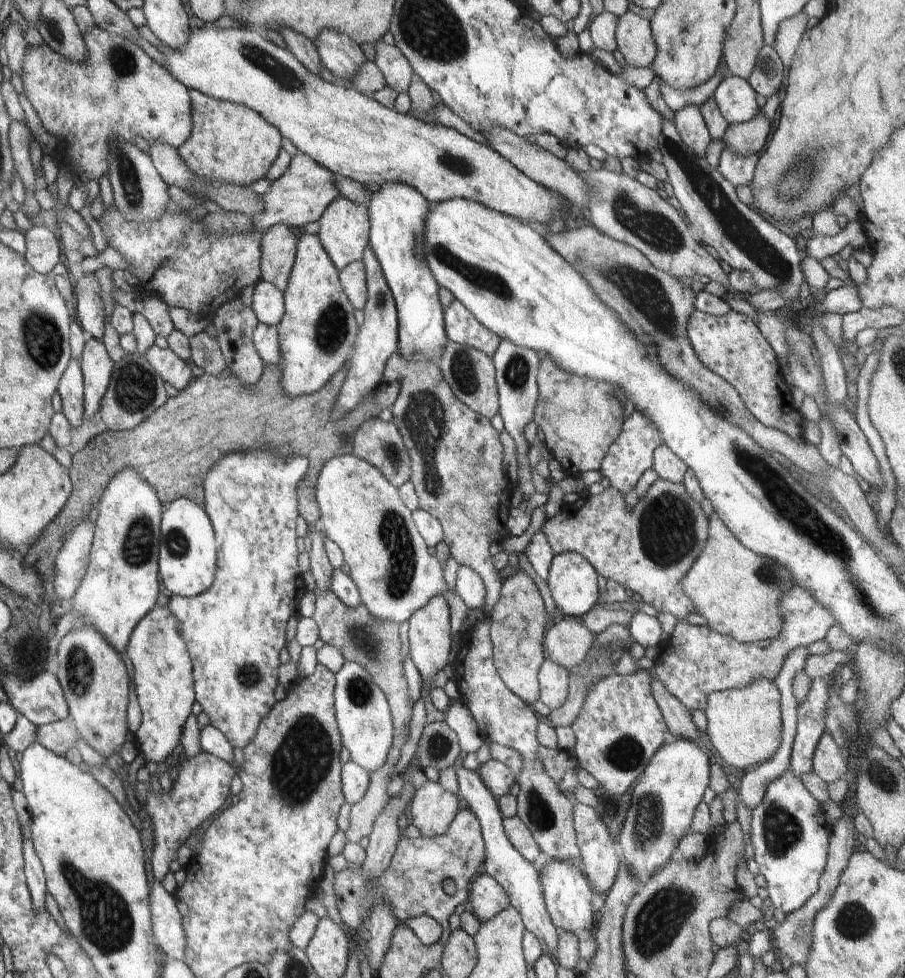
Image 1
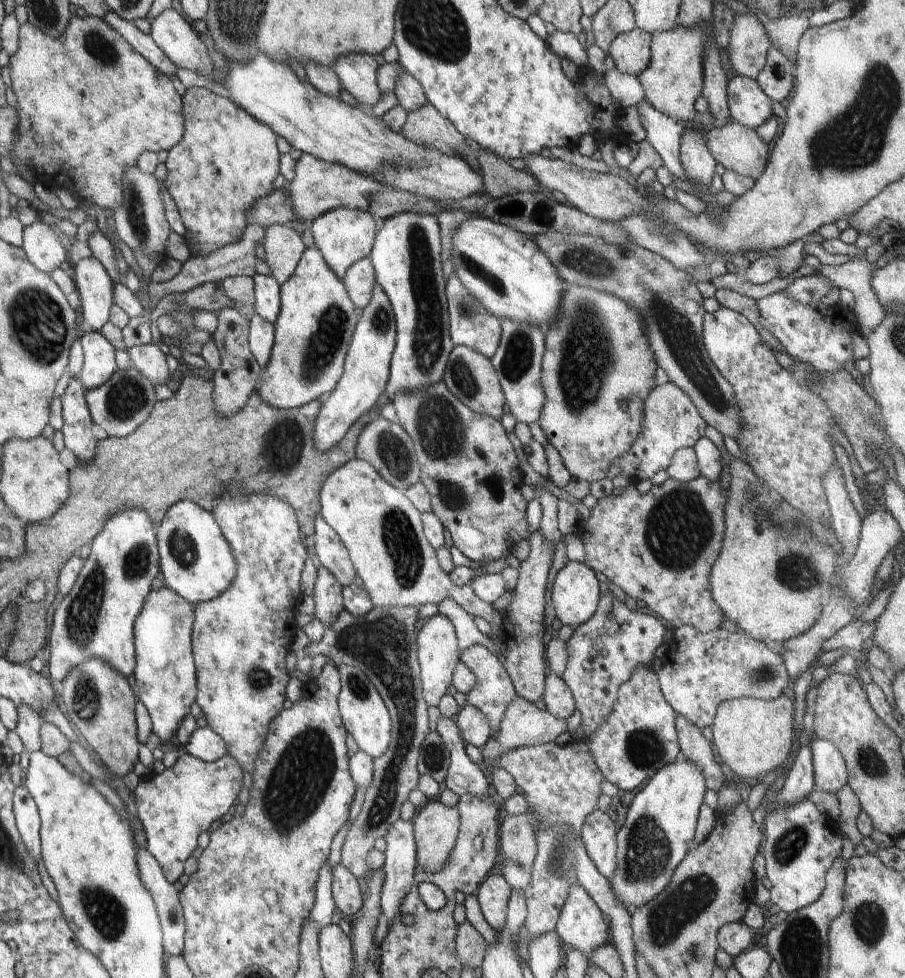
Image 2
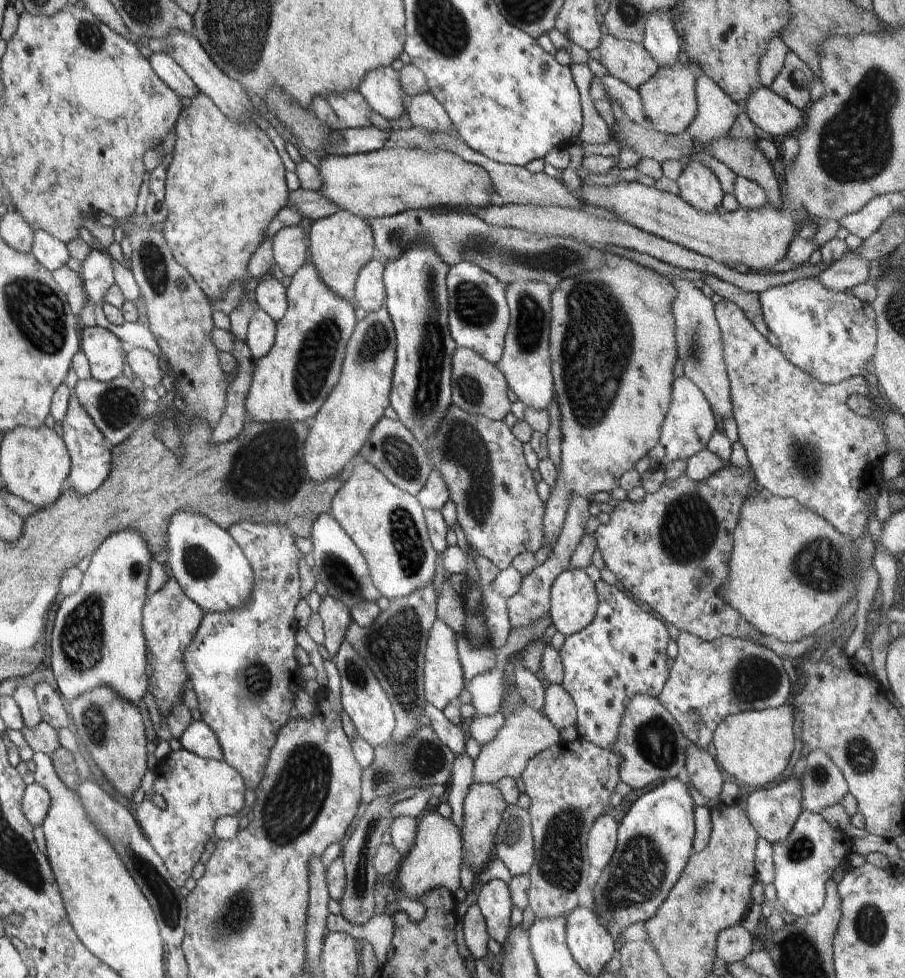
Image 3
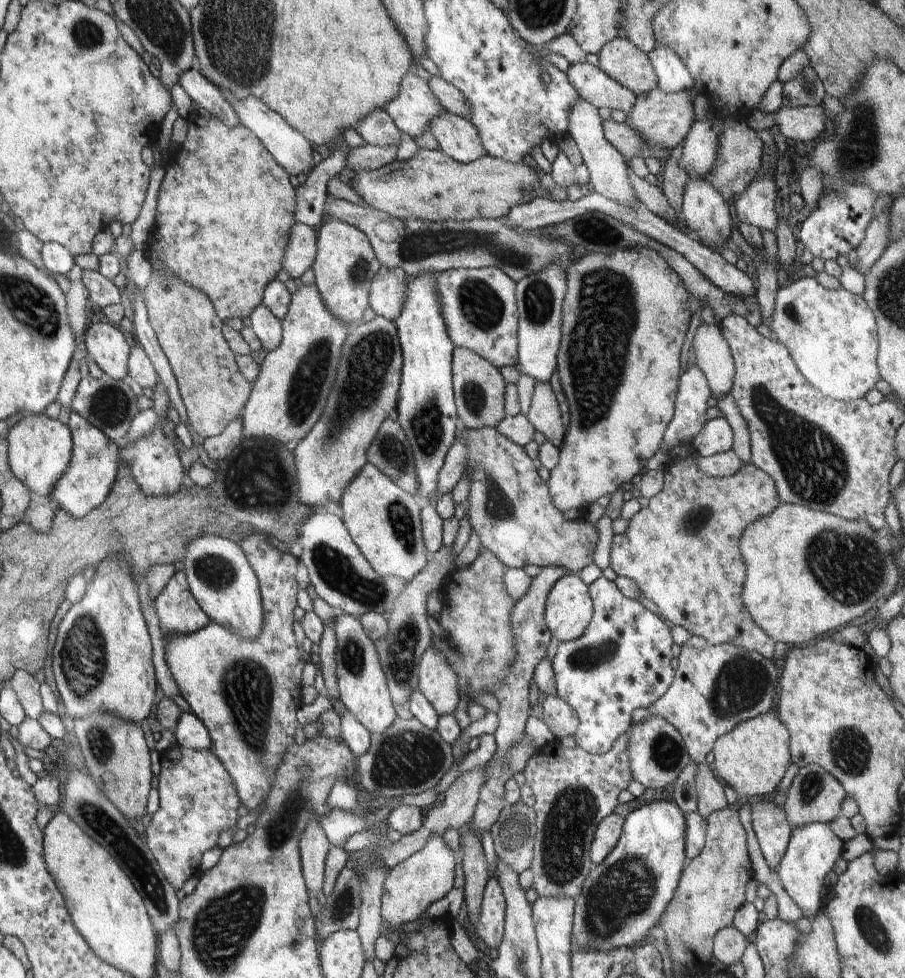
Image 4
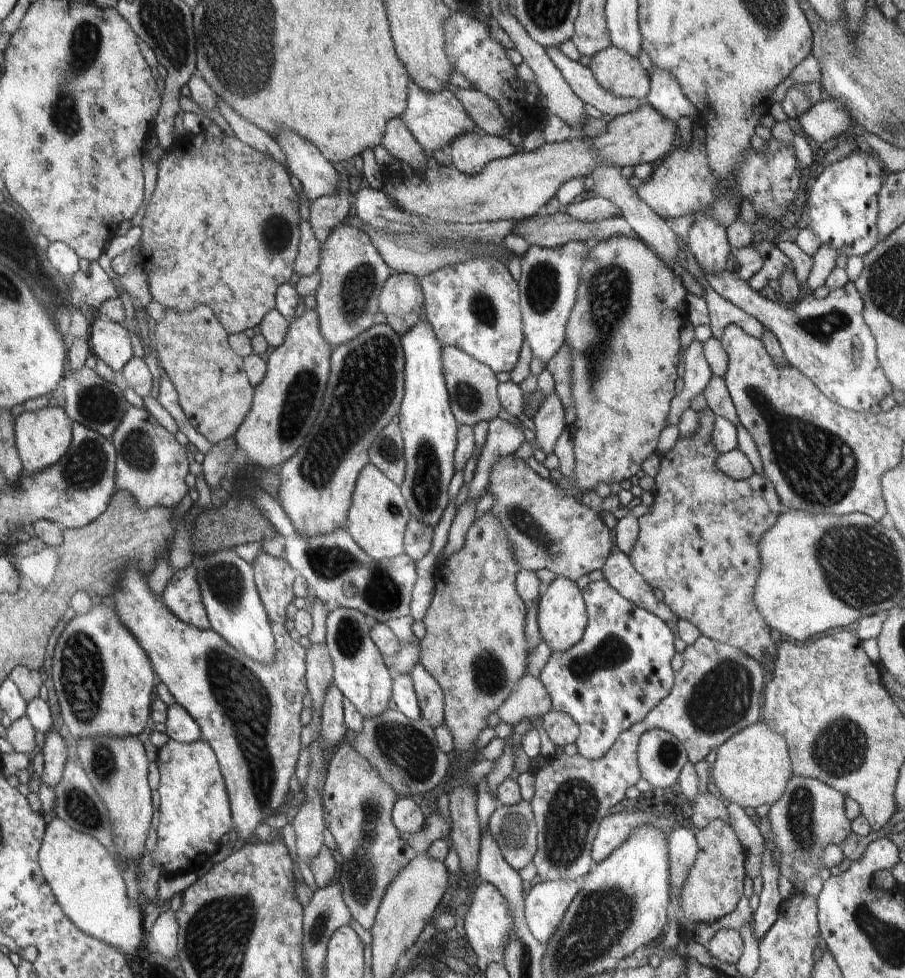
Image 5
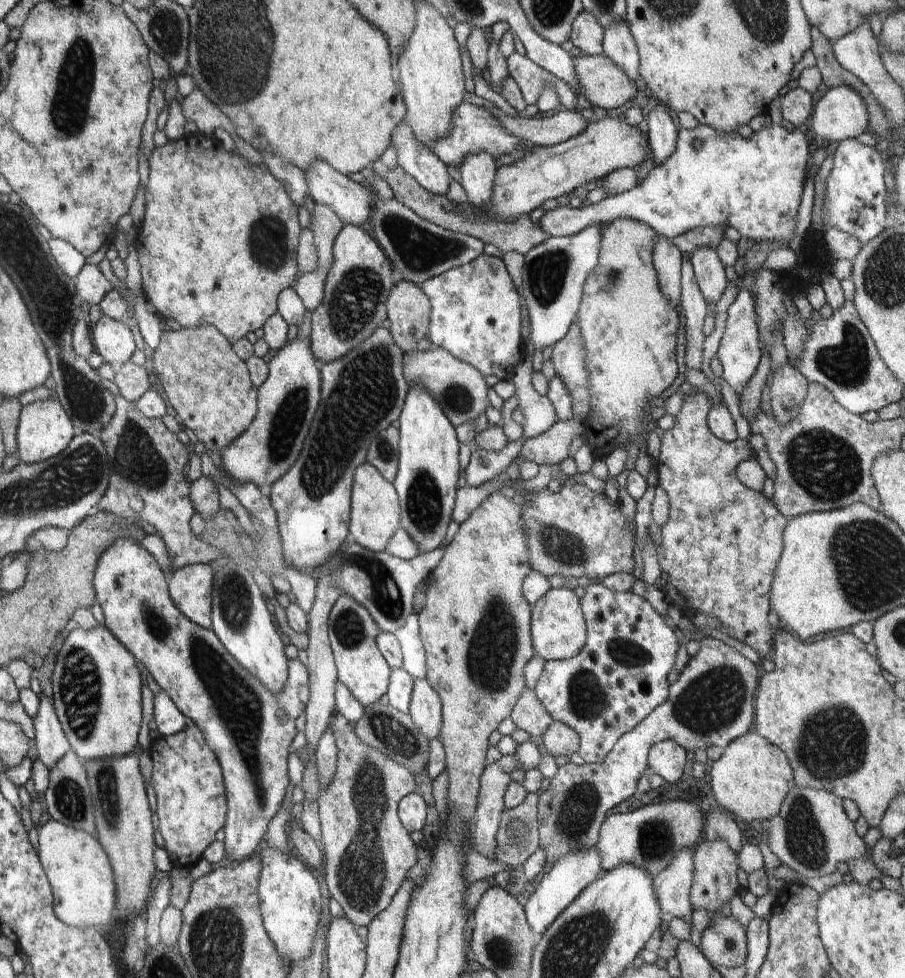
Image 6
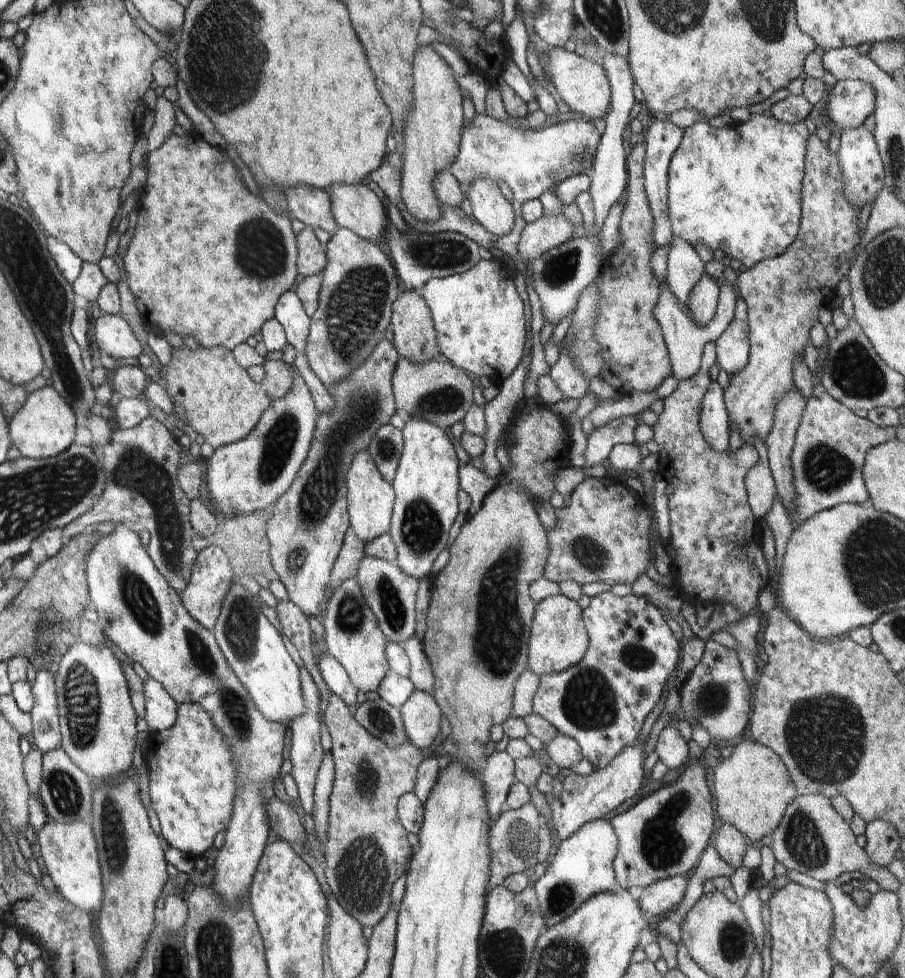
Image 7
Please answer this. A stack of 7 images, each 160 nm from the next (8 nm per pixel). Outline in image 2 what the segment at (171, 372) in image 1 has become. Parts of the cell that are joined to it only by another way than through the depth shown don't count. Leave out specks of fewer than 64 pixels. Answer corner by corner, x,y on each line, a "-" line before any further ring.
158,341
138,345
127,350
132,366
136,367
153,385
166,384
171,373
166,364
166,350

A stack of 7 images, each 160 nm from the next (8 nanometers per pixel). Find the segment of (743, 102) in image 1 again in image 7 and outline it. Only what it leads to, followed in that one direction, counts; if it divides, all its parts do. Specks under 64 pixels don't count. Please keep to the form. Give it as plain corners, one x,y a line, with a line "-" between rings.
860,79
838,81
829,92
827,103
831,128
844,132
862,126
875,111
876,95
873,86

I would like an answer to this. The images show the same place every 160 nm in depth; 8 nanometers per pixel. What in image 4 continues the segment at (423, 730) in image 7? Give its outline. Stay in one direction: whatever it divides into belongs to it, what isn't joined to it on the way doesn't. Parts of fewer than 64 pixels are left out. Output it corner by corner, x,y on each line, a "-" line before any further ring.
432,646
424,652
418,665
418,690
426,697
438,716
453,714
461,698
457,674

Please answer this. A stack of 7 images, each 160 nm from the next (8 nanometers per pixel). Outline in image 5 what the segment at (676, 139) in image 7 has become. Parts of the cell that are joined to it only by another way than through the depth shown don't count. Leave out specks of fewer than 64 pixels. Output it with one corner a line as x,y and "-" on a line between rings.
654,67
650,74
651,89
646,98
648,105
653,106
660,115
676,123
679,118
688,116
691,119
699,116
694,105
684,96
677,78
665,70

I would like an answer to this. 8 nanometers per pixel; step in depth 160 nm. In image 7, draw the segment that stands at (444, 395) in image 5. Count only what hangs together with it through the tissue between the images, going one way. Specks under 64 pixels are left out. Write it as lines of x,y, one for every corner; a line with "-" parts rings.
405,417
407,423
402,431
403,451
399,460
399,465
391,482
391,487
395,490
395,501
391,512
391,527
388,534
394,541
397,559
394,564
407,577
415,578
417,581
428,579
432,564
436,557
448,544
448,533
450,527
459,513
457,501
459,485
458,456
454,451
454,446
446,435
446,431
438,428
435,424
422,419
412,419

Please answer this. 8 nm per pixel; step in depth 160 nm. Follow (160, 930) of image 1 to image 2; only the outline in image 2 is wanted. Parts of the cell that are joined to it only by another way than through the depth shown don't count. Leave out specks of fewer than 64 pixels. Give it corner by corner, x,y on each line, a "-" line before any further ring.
135,844
139,877
155,902
166,954
178,956
185,947
185,918
179,899
179,886
166,880
151,850

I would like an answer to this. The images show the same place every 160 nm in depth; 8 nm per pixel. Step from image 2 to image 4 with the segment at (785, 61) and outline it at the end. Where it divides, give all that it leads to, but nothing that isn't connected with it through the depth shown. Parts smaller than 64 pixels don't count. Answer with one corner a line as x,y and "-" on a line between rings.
812,66
802,68
796,78
782,86
782,103
784,106
822,106
825,96
824,86

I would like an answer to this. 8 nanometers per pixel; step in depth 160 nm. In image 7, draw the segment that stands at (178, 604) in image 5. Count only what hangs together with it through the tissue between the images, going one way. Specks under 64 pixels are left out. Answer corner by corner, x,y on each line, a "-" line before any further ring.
210,542
209,546
197,554
196,562
191,570
188,586
178,593
185,610
204,628
211,631
215,627
222,603
234,582
234,575
226,553

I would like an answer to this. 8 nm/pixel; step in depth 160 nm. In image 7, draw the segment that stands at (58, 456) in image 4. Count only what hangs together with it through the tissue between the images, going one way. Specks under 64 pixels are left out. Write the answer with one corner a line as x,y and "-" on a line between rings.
52,385
30,393
8,424
12,444
20,450
22,457
31,459
55,457
64,452
74,444
74,431
78,425
74,411

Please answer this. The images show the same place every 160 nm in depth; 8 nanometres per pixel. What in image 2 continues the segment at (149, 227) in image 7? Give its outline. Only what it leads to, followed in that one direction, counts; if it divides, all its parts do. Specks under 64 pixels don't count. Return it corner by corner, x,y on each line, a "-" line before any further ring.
192,87
182,97
182,104
185,131
182,140
168,151
165,162
167,176
162,185
169,191
185,226
186,232
182,237
195,253
190,257
205,259
217,250
241,241
243,230
250,224
249,213
253,206
275,191
274,180
280,174
281,154
276,146
277,134
230,99
206,87

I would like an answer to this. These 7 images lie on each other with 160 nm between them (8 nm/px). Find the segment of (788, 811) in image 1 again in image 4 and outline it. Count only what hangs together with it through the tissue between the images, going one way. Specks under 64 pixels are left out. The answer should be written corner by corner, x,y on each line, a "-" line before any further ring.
814,822
794,828
786,853
778,866
777,874
784,891
800,908
802,916
816,916
823,910
825,901
820,897
824,879
833,870
835,862
843,856
844,842
830,830
828,824

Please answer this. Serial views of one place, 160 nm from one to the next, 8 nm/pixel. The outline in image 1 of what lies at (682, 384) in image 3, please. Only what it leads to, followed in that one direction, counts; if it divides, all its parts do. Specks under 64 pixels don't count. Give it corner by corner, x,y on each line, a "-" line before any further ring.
636,409
623,422
620,436
610,445
599,470
604,477
606,476
610,480
610,484
624,496
638,484
640,476
652,468
653,452
664,444
665,440
655,422
648,418
646,413

